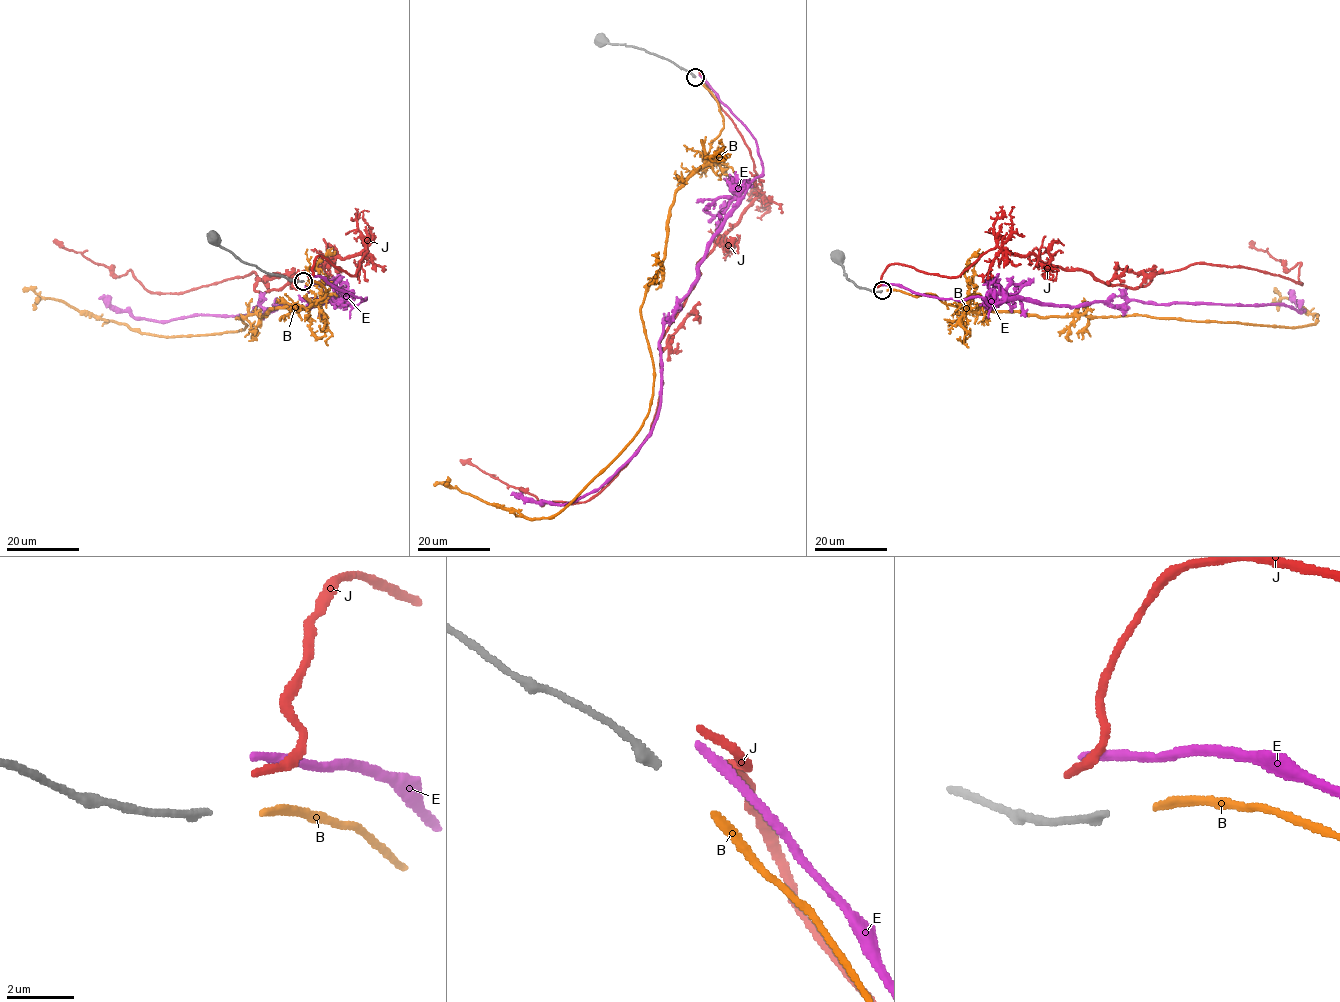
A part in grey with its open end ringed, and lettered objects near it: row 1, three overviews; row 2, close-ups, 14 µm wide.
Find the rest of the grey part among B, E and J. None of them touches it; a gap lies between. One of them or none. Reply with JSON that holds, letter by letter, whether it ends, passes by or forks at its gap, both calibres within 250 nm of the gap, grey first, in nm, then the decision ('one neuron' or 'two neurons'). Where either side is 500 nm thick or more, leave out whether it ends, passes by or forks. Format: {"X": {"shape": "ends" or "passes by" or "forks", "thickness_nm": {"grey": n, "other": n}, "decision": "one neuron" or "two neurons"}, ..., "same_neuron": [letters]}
{"B": {"shape": "ends", "thickness_nm": {"grey": 300, "other": 240}, "decision": "one neuron"}, "E": {"shape": "ends", "thickness_nm": {"grey": 300, "other": 280}, "decision": "two neurons"}, "J": {"shape": "ends", "thickness_nm": {"grey": 300, "other": 240}, "decision": "two neurons"}, "same_neuron": ["B"]}

